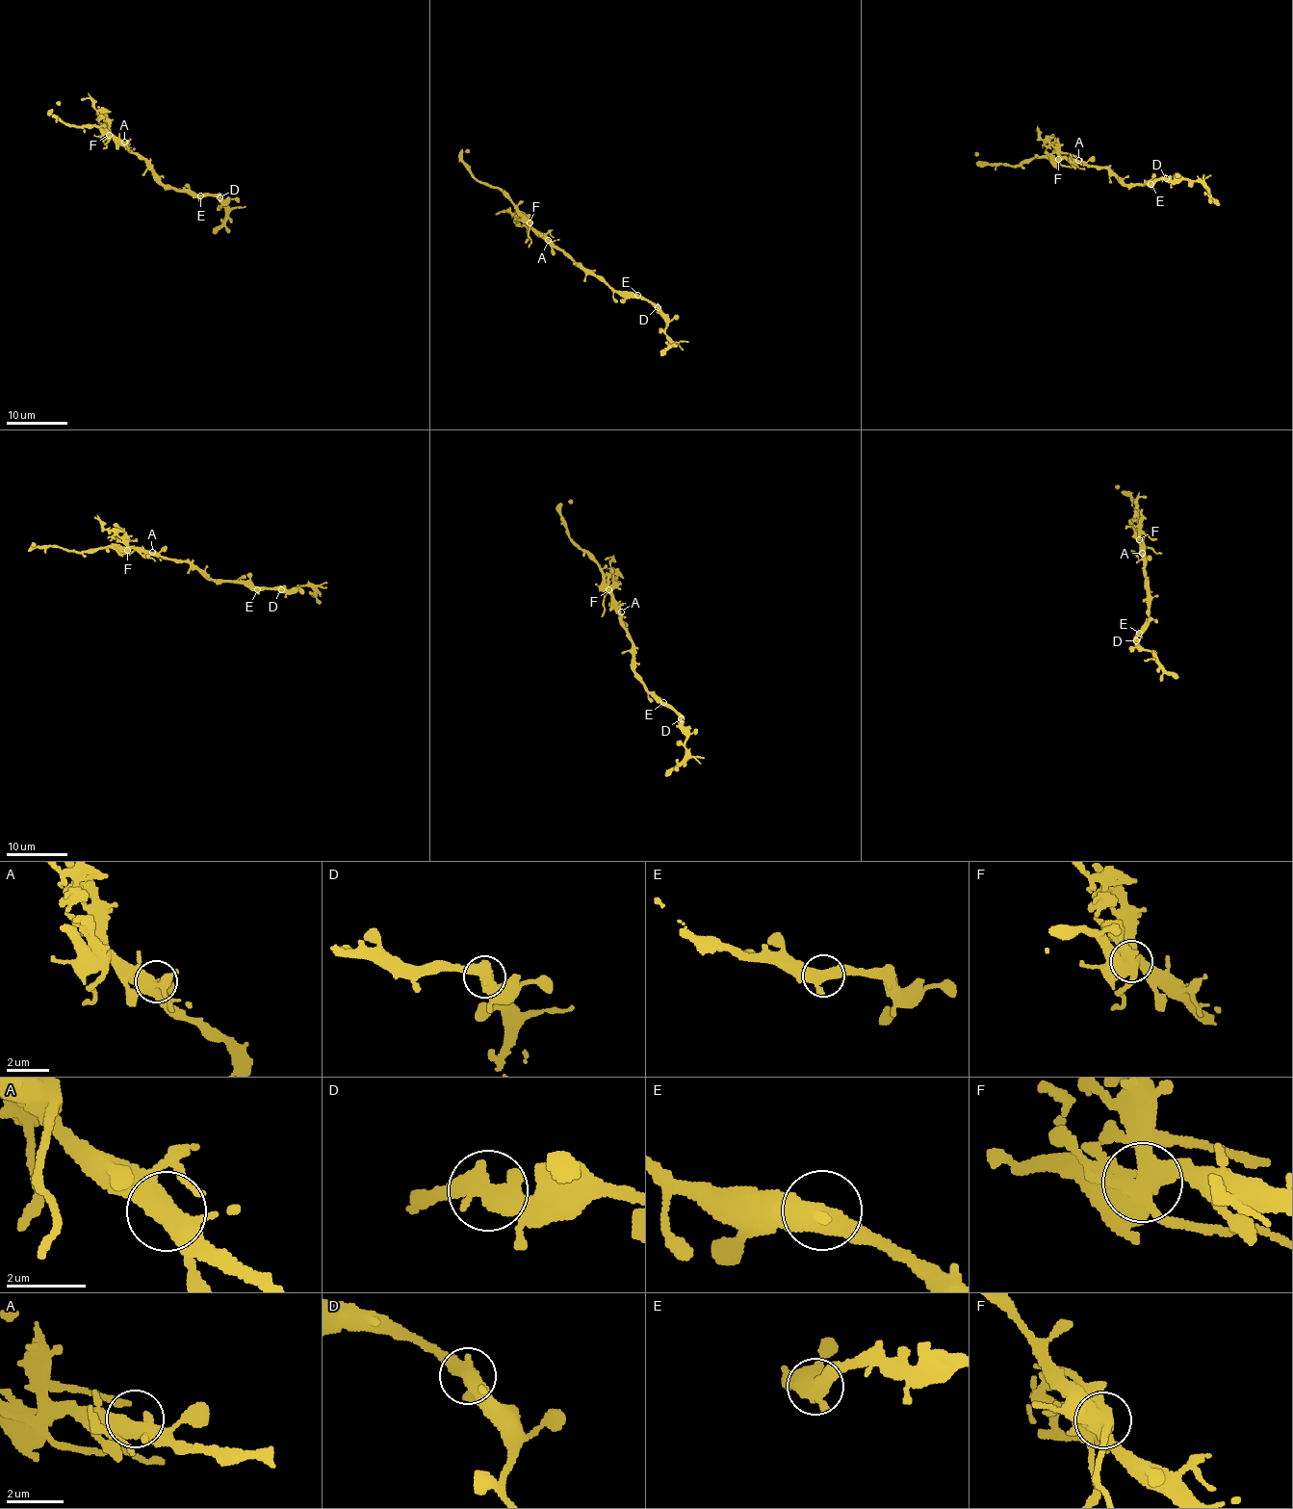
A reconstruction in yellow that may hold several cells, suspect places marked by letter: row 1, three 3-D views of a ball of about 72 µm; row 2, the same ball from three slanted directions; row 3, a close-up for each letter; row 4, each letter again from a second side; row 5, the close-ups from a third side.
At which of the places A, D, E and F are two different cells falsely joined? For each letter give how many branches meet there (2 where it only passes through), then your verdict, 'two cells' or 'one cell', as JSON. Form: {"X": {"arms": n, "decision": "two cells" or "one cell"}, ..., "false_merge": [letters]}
{"A": {"arms": 4, "decision": "one cell"}, "D": {"arms": 2, "decision": "two cells"}, "E": {"arms": 2, "decision": "one cell"}, "F": {"arms": 4, "decision": "two cells"}, "false_merge": ["D", "F"]}

